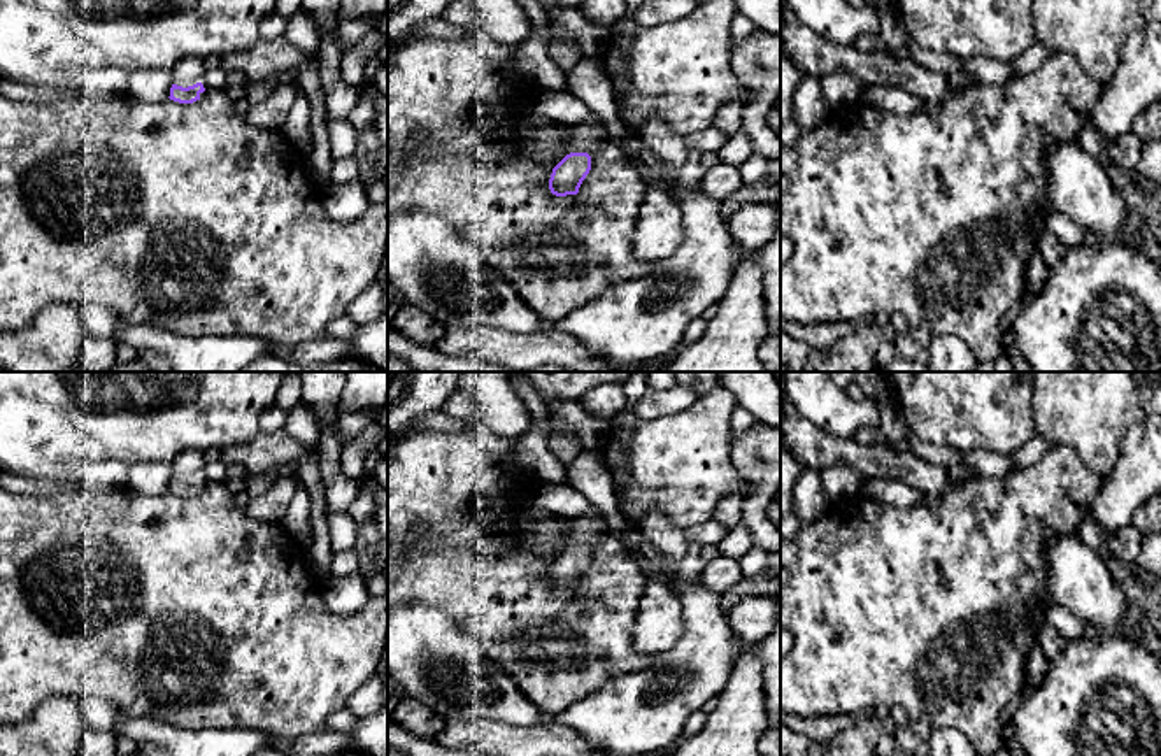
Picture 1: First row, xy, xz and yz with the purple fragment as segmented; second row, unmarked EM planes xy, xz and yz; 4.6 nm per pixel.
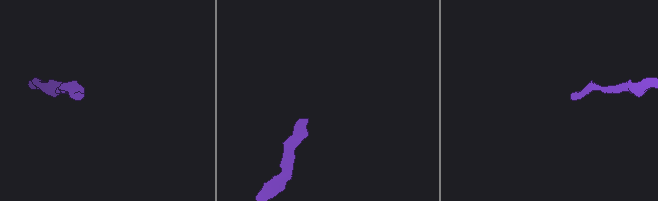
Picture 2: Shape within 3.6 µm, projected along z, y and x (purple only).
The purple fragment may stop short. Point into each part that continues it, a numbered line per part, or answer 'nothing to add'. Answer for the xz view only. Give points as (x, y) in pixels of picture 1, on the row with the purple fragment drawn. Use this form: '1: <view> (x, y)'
1: xz (588, 135)

